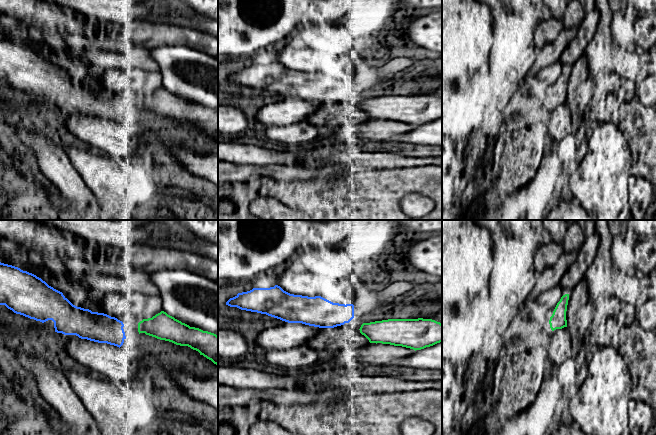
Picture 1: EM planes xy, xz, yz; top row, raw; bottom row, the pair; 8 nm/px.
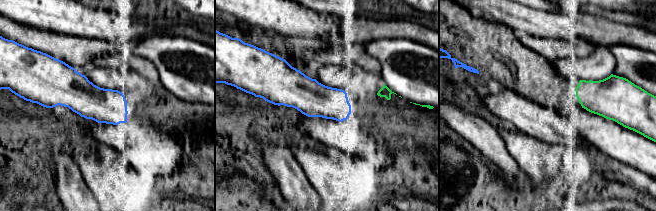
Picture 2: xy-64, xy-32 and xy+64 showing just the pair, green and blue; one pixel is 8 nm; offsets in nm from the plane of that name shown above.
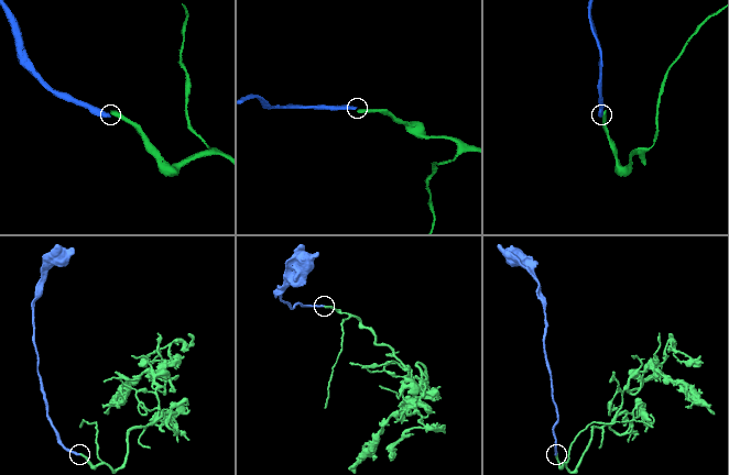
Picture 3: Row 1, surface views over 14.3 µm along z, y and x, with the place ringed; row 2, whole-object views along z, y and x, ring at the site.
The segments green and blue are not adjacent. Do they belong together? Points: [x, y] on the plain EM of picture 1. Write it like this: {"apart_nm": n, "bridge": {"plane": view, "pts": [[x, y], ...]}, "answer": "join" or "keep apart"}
{"apart_nm": 90, "bridge": {"plane": "xz", "pts": [[361, 101], [353, 93]]}, "answer": "join"}

